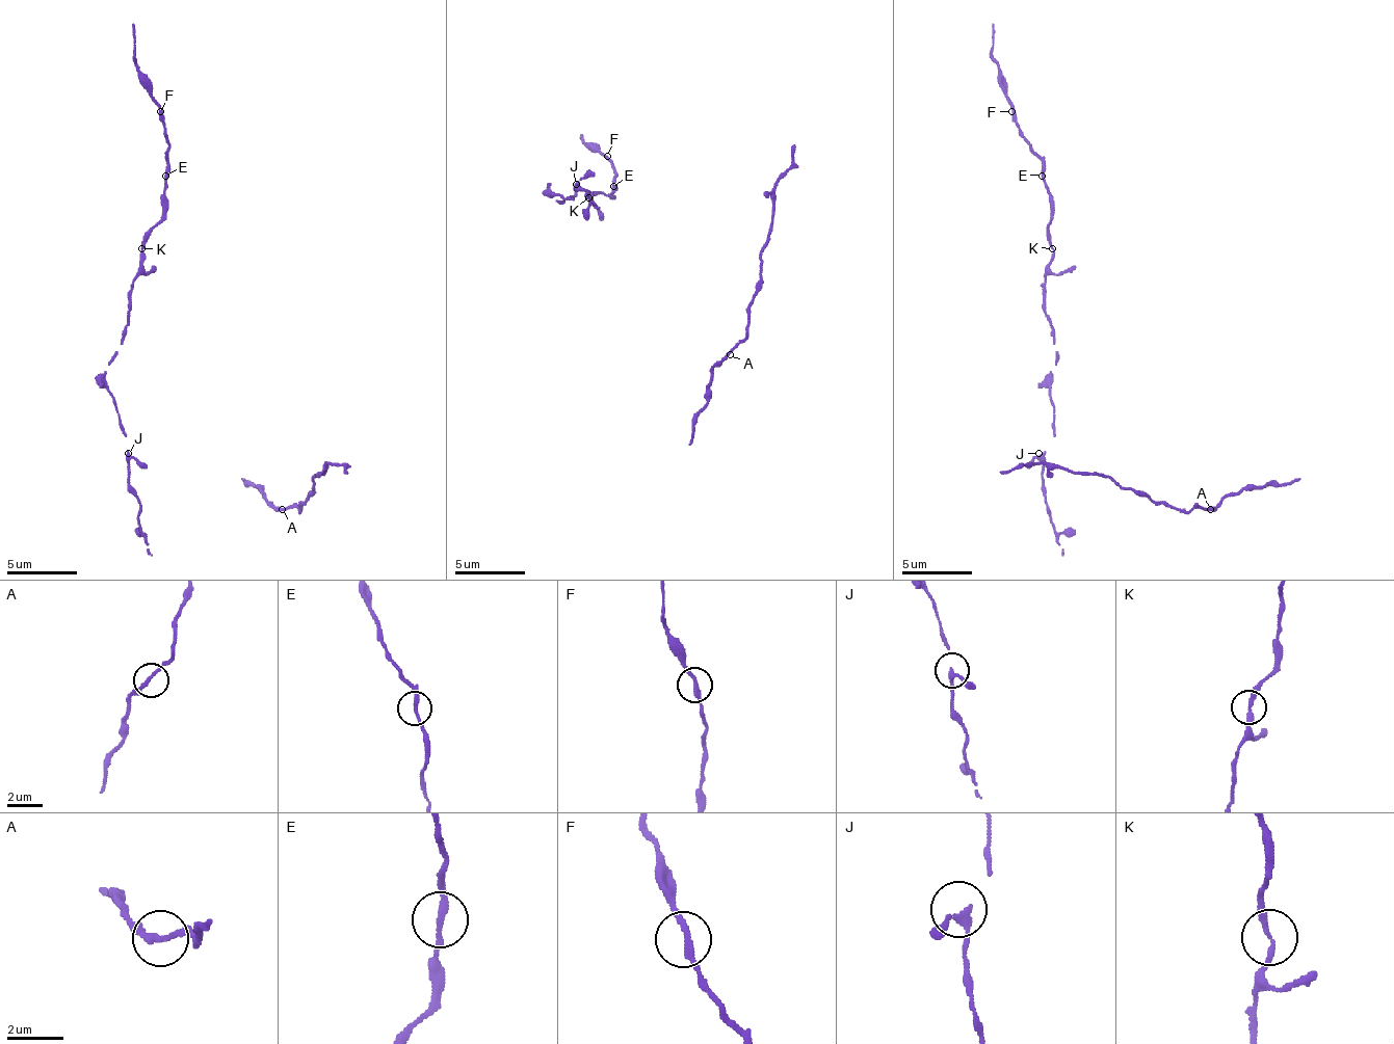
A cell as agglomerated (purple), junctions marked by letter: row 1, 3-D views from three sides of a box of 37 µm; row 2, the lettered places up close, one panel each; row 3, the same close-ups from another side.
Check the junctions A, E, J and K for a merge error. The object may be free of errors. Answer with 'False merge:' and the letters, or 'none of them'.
False merge: E

